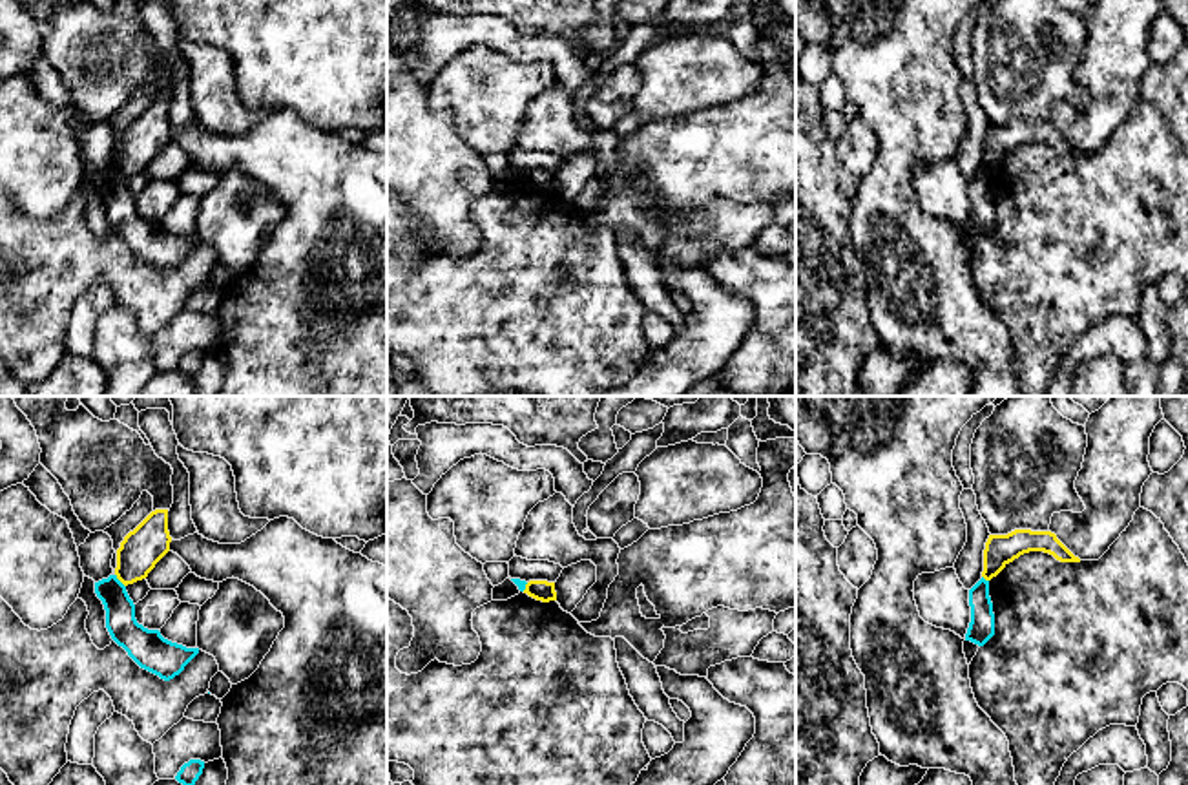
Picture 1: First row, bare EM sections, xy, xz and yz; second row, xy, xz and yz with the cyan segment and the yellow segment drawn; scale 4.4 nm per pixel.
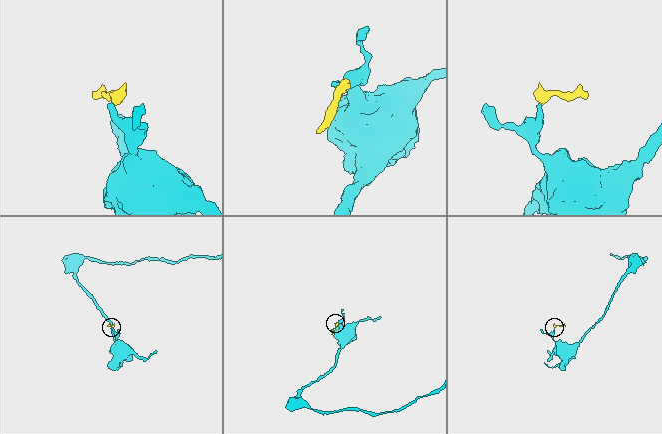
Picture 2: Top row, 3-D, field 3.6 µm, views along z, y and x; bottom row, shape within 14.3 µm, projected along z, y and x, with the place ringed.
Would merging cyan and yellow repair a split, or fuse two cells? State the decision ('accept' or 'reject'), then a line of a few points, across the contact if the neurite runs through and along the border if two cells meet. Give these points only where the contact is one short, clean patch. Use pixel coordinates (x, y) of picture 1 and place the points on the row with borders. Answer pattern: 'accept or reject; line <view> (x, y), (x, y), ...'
reject; line xy (115, 574), (125, 586)

